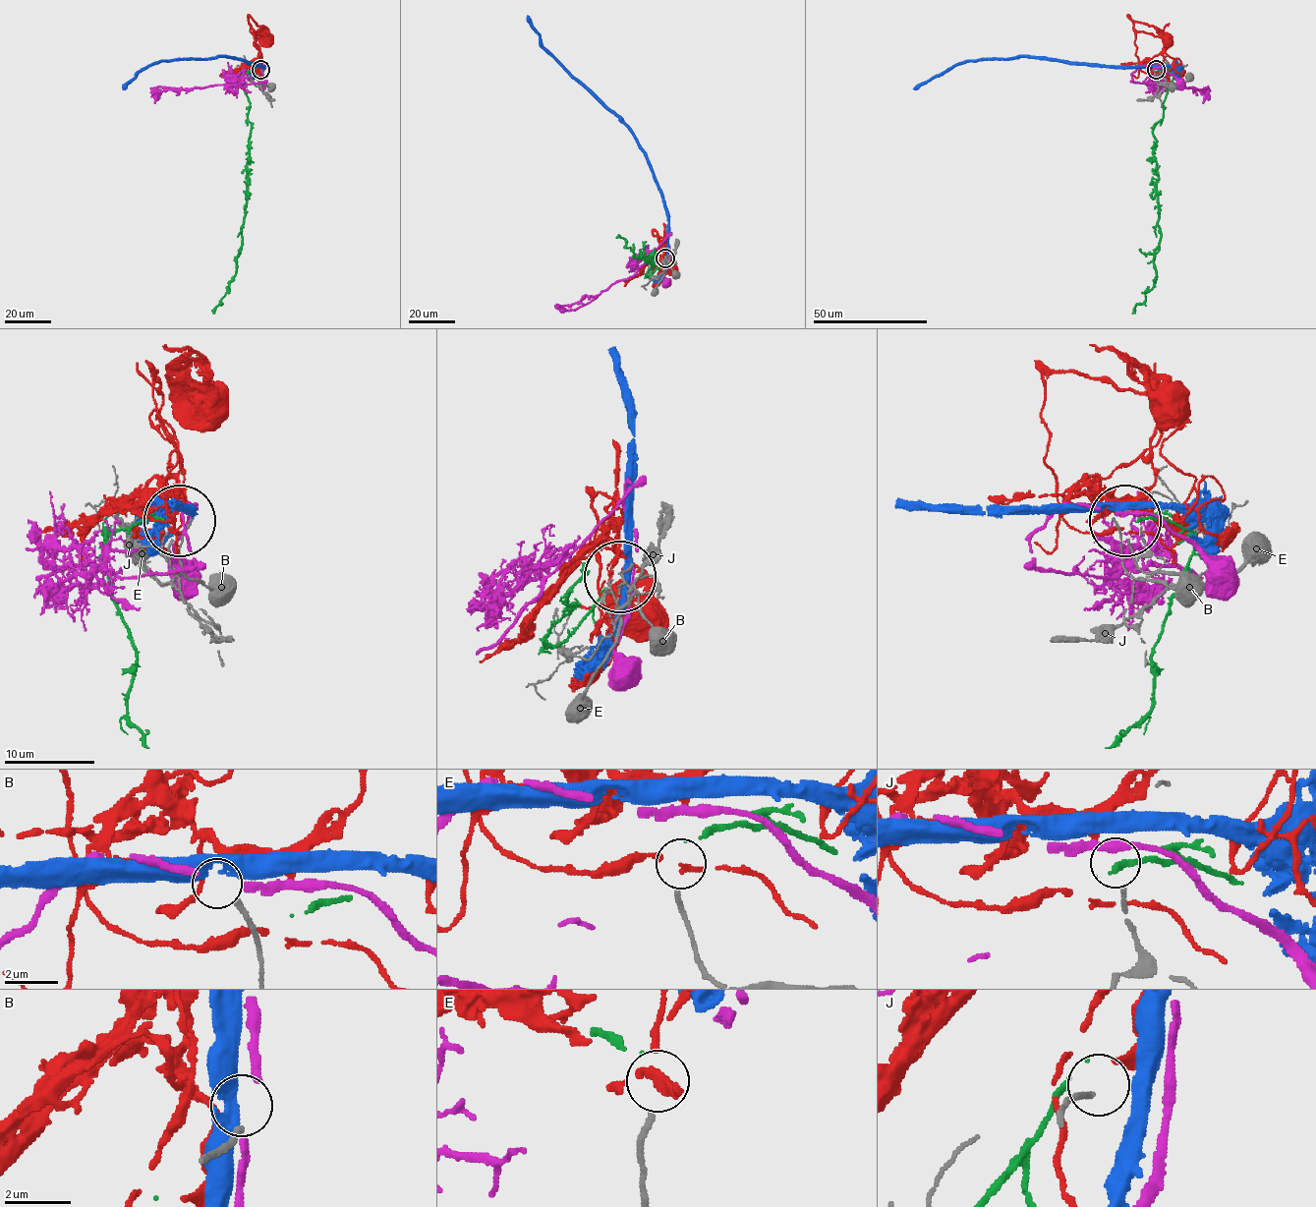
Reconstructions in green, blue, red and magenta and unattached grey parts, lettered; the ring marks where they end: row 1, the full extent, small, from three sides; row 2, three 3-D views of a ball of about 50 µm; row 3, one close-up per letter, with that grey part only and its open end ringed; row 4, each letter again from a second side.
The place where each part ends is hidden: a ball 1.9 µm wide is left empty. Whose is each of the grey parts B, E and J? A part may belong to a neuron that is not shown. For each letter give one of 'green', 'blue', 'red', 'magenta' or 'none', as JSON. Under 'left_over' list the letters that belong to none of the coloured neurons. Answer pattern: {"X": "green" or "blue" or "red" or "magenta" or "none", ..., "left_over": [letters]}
{"B": "none", "E": "green", "J": "red", "left_over": ["B"]}

